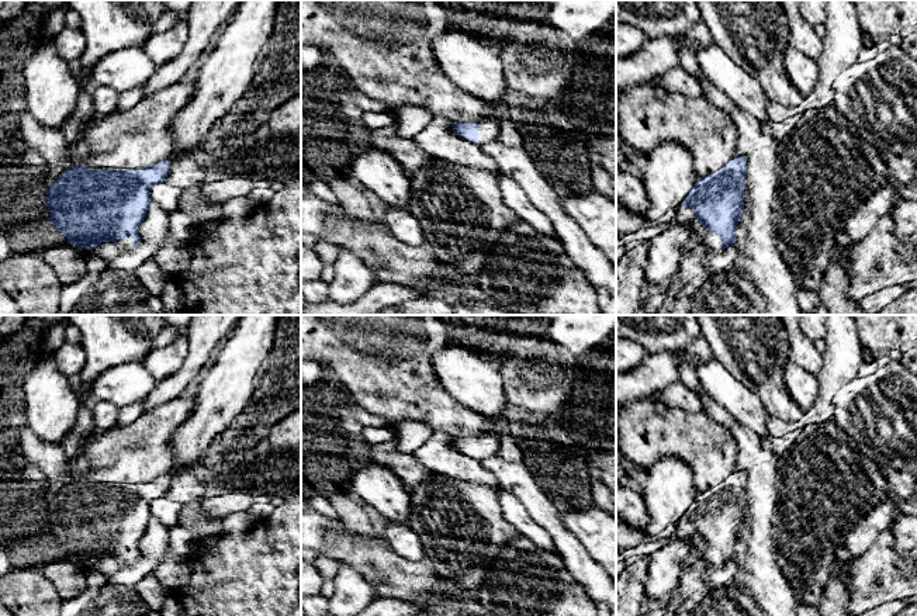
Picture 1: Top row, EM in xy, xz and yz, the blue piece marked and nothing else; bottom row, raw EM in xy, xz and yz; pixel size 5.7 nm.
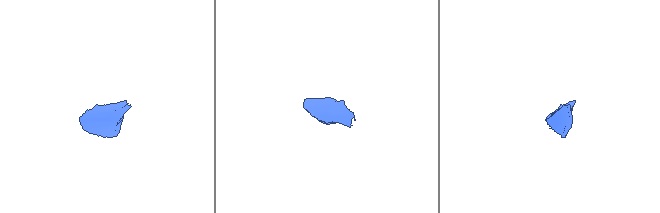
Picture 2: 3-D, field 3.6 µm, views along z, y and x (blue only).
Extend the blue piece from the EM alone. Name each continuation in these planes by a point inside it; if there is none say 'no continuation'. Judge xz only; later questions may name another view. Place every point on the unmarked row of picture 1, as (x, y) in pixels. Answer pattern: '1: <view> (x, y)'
1: xz (488, 443)

